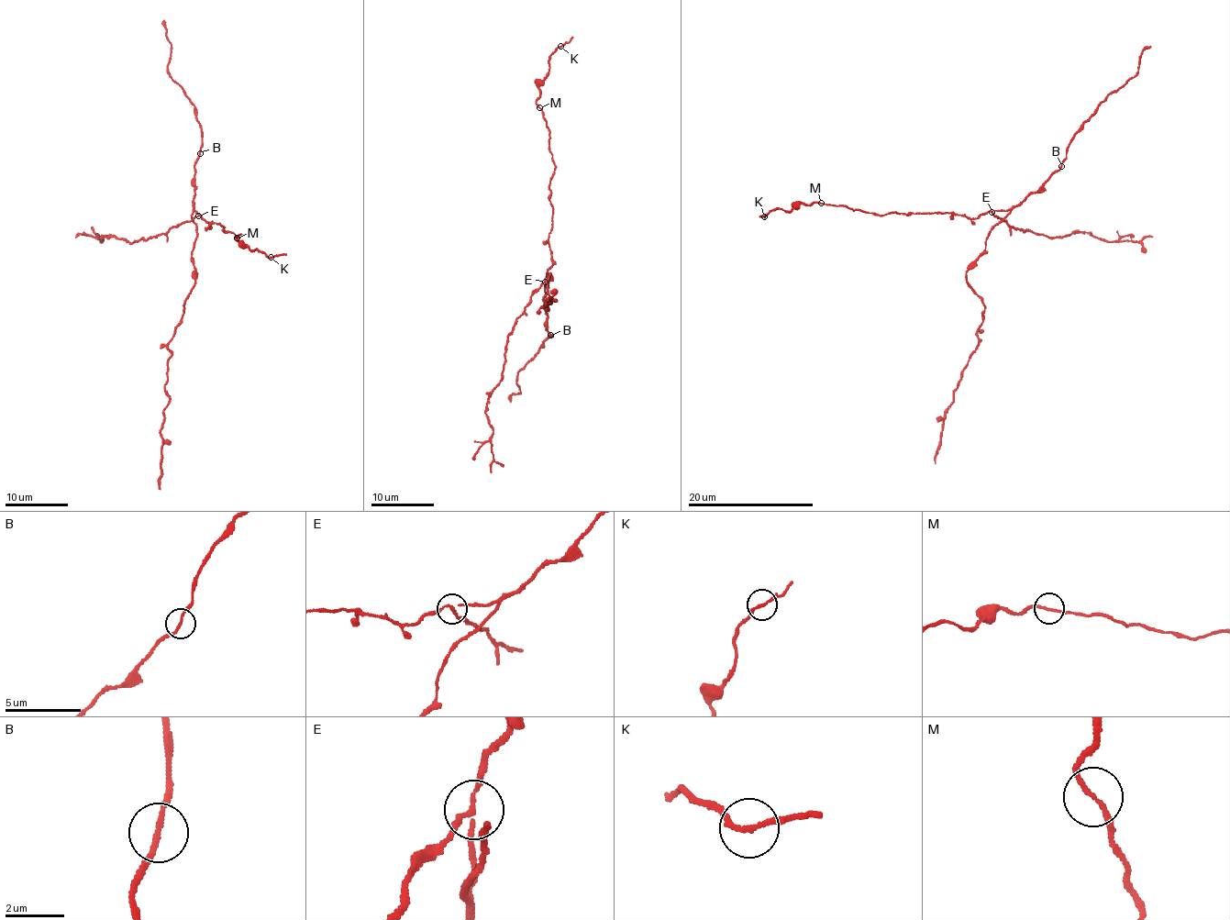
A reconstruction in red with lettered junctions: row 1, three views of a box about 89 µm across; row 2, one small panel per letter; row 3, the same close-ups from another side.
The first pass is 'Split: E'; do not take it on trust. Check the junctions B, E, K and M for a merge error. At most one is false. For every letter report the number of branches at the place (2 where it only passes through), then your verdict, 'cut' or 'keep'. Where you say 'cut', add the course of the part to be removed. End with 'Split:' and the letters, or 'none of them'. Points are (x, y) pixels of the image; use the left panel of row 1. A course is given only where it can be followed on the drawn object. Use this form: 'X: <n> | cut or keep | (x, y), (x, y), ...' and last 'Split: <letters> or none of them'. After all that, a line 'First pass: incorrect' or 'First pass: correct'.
B: 2 | keep
E: 3 | cut | (198, 216), (158, 236), (135, 241), (104, 235), (100, 237), (103, 239), (91, 227)
K: 2 | keep
M: 2 | keep
Split: E
First pass: correct

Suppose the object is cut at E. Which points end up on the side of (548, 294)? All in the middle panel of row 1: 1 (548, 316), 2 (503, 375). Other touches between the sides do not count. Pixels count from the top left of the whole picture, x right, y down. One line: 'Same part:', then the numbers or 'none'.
Same part: 1

